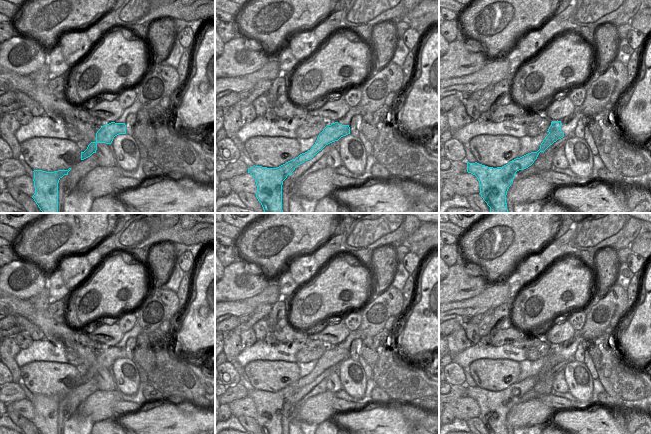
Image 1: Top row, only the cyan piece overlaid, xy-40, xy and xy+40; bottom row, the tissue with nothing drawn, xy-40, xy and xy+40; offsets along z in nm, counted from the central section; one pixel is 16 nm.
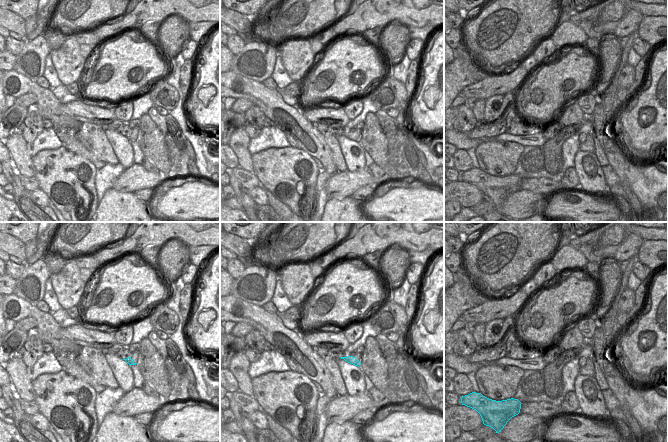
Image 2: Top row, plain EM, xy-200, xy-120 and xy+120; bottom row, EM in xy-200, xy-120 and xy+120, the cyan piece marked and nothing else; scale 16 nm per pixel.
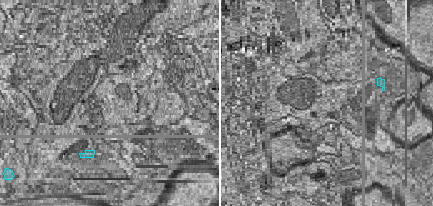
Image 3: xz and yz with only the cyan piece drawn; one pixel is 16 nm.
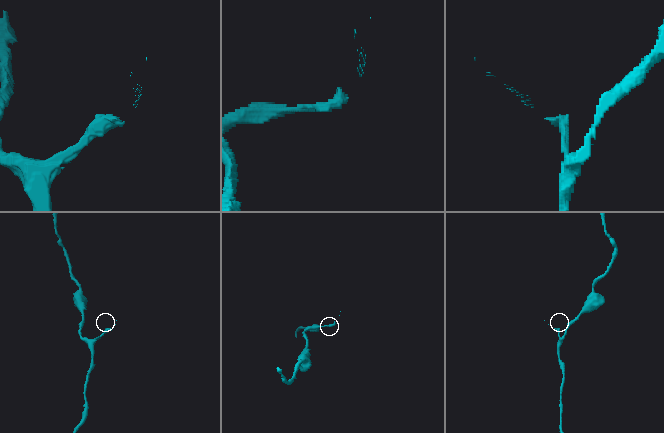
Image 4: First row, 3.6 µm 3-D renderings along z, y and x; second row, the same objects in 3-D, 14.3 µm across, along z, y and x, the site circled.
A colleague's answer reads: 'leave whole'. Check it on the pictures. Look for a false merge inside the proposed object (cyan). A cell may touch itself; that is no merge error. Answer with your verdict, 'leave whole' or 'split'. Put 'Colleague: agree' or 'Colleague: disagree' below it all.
leave whole
Colleague: agree

